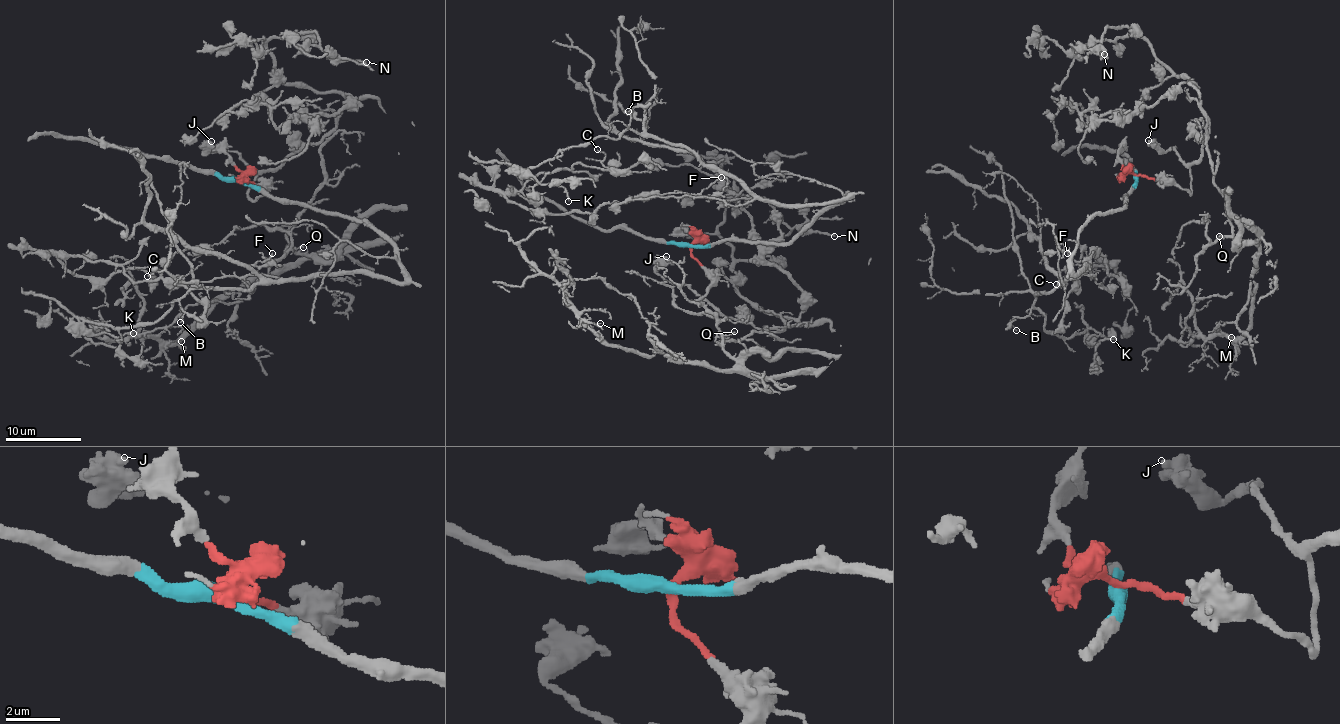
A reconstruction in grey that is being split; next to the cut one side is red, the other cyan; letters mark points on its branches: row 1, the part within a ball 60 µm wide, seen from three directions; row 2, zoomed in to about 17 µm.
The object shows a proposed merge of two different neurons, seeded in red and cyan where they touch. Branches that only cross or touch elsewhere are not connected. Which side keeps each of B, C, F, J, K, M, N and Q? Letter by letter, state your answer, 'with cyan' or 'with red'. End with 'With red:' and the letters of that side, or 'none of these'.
B: with cyan
C: with cyan
F: with cyan
J: with red
K: with cyan
M: with red
N: with red
Q: with red
With red: J, M, N, Q

